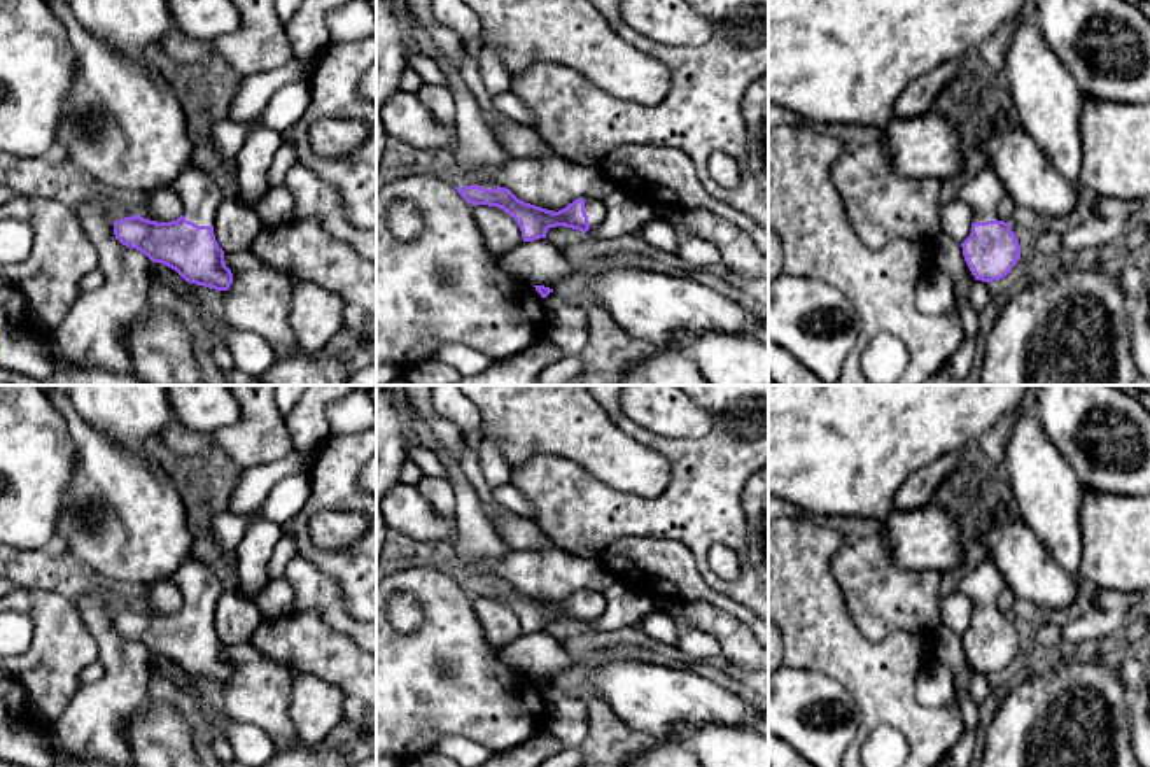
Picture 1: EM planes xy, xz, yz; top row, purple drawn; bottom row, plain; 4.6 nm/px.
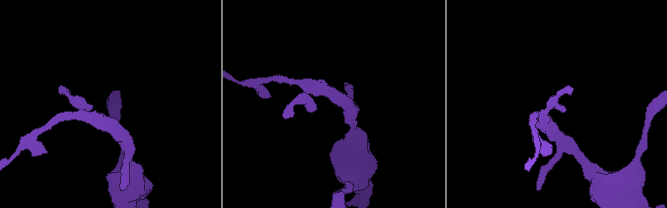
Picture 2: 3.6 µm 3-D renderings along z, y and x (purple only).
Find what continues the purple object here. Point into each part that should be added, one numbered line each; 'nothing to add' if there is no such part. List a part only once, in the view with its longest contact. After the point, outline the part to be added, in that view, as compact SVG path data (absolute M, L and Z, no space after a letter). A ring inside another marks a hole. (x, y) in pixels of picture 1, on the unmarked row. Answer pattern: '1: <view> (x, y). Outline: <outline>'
1: xz (596, 601). Outline: M585 590L585 604L590 620L599 618L606 611L606 597L602 592Z

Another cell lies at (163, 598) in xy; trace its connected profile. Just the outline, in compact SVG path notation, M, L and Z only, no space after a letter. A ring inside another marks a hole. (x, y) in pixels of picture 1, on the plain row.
M163 580L149 585L149 592L138 608L156 615L170 615L177 613L182 608L182 602L179 587L172 580Z

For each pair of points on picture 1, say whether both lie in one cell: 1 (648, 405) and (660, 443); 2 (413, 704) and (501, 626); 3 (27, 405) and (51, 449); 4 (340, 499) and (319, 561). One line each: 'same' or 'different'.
1: different
2: different
3: same
4: same

